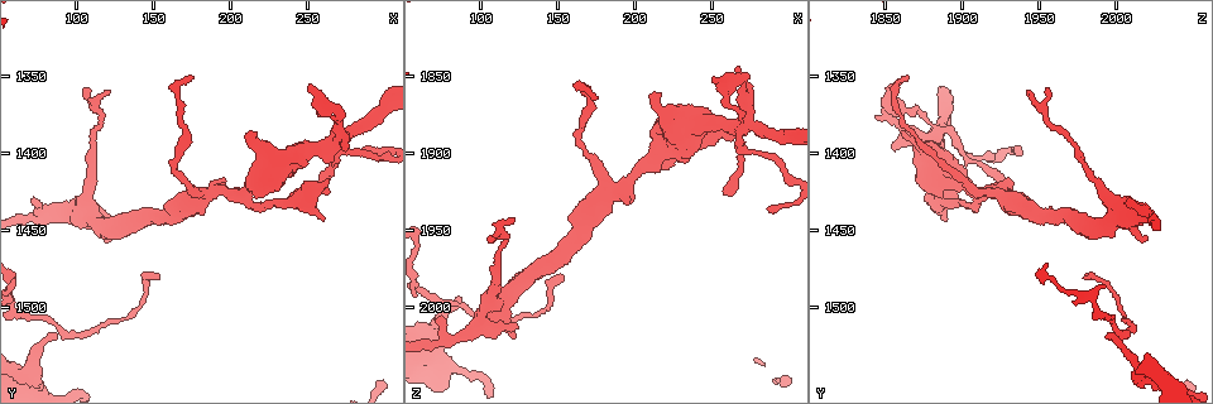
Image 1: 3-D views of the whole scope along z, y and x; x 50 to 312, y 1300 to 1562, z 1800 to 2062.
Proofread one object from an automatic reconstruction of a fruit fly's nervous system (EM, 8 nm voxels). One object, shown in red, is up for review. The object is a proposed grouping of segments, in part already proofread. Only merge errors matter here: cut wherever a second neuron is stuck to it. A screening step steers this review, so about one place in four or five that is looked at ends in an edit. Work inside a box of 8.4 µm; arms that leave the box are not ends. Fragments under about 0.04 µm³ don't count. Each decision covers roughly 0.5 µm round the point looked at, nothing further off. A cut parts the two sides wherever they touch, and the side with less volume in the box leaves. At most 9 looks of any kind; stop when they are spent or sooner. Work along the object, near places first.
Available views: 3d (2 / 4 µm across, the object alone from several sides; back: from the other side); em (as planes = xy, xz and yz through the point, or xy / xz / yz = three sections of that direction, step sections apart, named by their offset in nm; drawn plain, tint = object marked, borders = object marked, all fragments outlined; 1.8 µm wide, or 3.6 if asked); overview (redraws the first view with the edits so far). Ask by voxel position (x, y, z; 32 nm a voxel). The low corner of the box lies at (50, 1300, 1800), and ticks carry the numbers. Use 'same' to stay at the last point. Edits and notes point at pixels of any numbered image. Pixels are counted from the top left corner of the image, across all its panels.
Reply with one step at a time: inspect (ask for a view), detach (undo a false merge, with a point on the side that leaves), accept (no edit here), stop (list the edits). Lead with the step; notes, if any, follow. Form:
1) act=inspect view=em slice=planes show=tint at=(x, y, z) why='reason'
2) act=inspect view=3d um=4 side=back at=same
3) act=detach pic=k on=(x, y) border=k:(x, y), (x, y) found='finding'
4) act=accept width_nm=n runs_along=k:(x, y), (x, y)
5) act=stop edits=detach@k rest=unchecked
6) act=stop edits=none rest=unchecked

act=inspect view=em slice=planes show=tint at=(112, 1442, 1998) why='a fork'

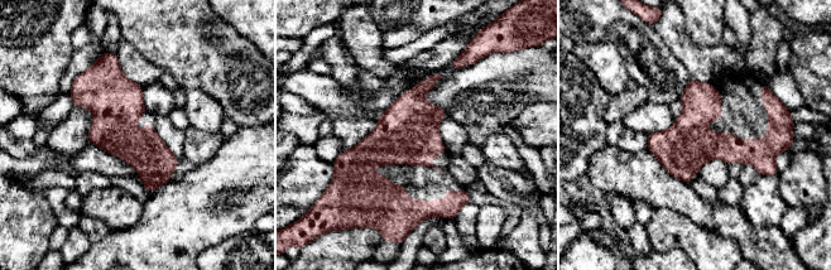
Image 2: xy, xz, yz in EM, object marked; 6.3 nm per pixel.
act=accept width_nm=280 runs_along=2:(107, 62), (114, 128), (150, 188) found='continuous, no second neuron'

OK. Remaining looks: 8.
act=inspect view=em slice=planes show=plain at=(88, 1514, 1996) why='abrupt turn'

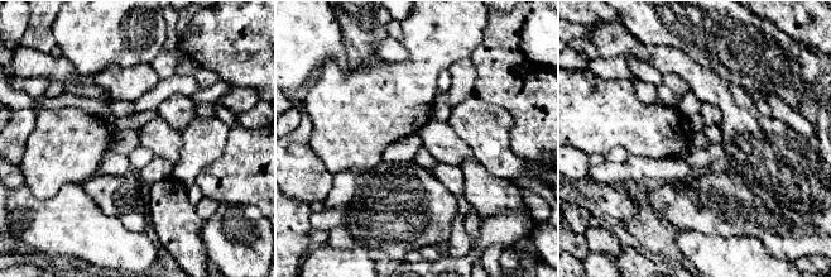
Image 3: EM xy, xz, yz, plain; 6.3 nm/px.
act=inspect view=em slice=planes show=tint at=same

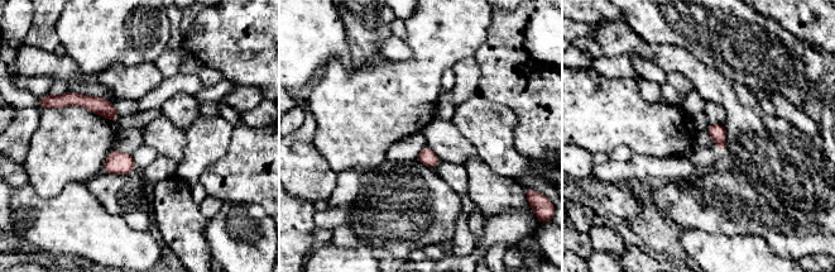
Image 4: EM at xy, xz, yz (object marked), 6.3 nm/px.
act=detach pic=4 on=(102, 106) border=4:(73, 94), (75, 104) found='a second neuron is stuck on'

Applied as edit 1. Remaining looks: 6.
act=inspect view=overview why='redraw'

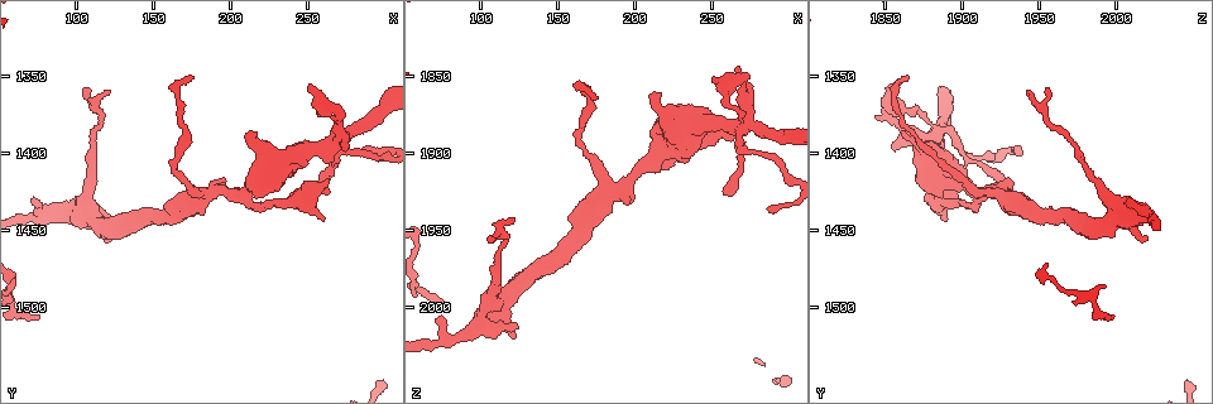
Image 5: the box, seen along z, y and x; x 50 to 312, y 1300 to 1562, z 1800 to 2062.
act=inspect view=3d um=4 side=back at=(268, 1392, 1884) why='four-way junction'

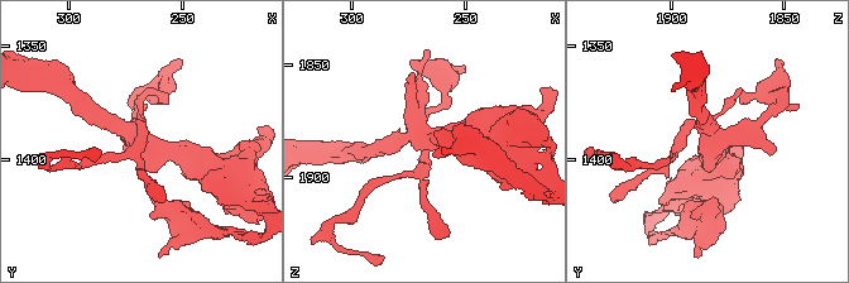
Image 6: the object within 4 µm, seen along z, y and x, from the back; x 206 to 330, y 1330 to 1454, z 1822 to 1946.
act=inspect view=em slice=xy step=8 show=tint at=(268, 1392, 1882) why='now the EM'

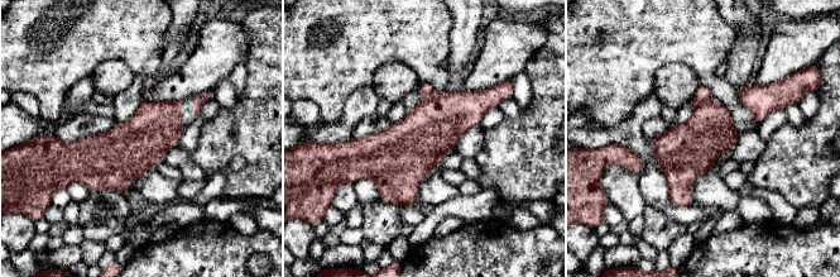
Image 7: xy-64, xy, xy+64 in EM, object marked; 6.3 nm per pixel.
act=inspect view=em slice=planes show=borders at=same

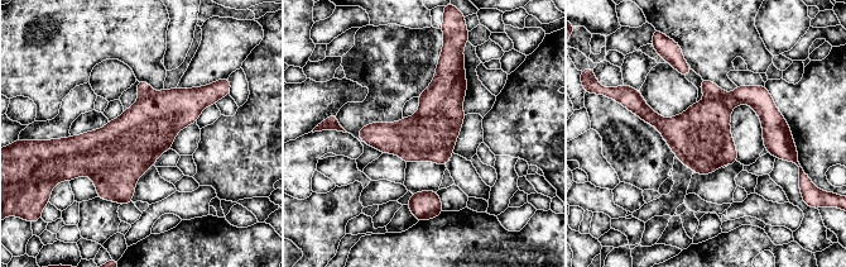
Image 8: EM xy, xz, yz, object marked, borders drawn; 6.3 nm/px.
act=detach pic=8 on=(758, 96) border=8:(707, 96), (724, 100), (731, 106) found='a second neuron is stuck on'

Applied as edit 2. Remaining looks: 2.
act=stop edits=detach@4,detach@8 rest=unchecked

